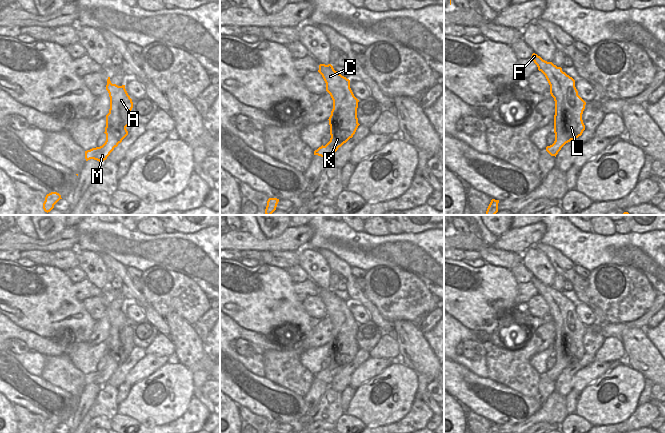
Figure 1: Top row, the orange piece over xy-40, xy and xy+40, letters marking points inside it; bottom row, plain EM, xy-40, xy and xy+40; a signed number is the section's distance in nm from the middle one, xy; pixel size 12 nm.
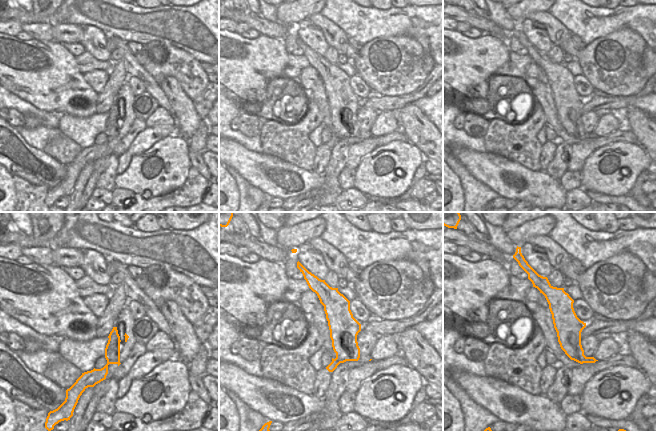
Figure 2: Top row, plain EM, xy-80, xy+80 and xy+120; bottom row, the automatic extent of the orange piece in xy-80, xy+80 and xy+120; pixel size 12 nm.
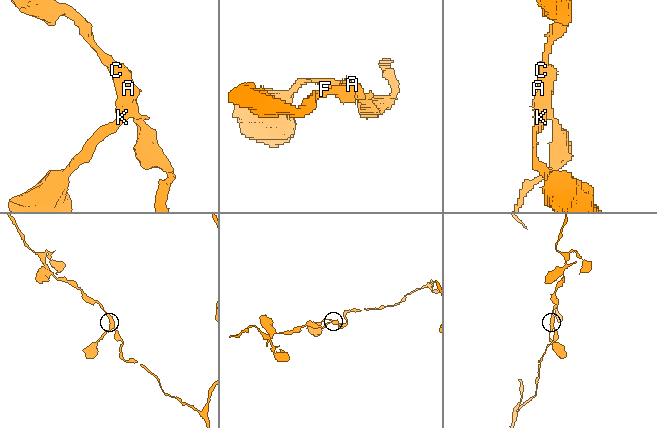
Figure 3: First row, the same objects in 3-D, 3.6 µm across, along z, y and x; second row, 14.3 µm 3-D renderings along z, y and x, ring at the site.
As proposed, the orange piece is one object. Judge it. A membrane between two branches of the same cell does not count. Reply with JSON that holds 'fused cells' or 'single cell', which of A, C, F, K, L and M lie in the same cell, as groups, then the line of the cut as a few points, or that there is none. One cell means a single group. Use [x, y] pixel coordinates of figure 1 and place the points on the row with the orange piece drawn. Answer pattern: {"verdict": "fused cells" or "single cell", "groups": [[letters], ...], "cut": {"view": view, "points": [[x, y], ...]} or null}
{"verdict": "single cell", "groups": [["A", "C", "F", "K", "L", "M"]], "cut": null}

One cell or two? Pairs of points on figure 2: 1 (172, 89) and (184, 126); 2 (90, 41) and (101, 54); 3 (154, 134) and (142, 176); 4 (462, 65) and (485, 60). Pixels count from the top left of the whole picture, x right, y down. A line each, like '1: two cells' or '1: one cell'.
1: one cell
2: one cell
3: two cells
4: one cell

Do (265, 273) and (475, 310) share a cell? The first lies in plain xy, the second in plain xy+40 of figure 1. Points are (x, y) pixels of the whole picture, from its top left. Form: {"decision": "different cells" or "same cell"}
{"decision": "same cell"}

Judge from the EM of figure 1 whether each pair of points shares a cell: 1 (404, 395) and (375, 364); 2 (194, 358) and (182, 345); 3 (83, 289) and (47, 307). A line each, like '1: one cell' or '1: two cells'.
1: two cells
2: one cell
3: two cells

